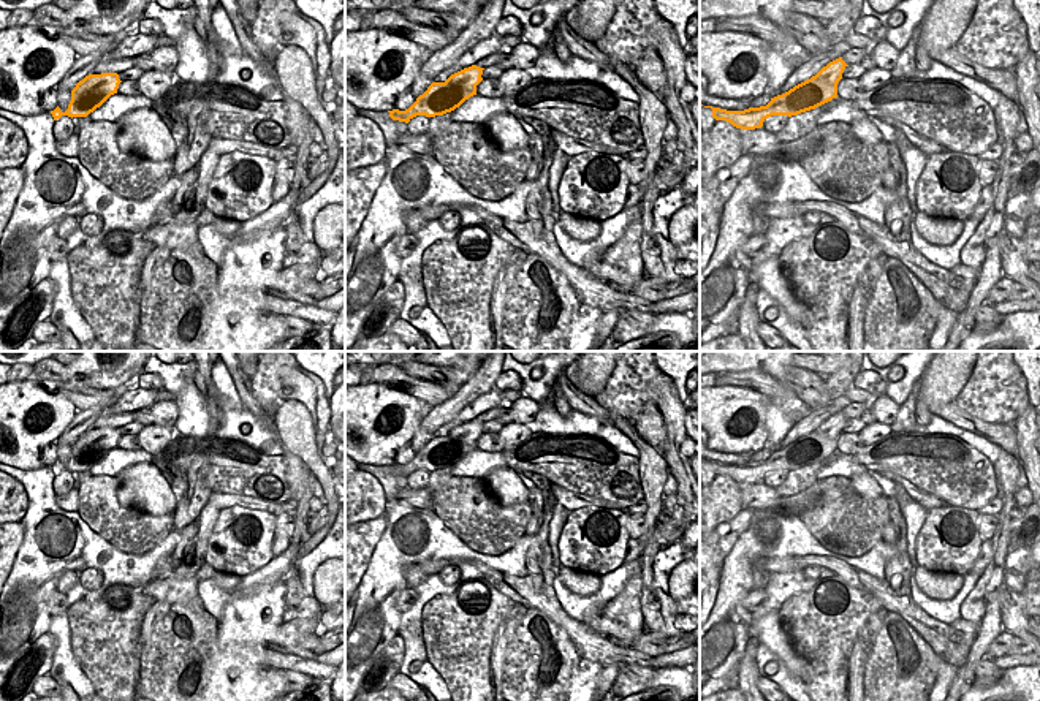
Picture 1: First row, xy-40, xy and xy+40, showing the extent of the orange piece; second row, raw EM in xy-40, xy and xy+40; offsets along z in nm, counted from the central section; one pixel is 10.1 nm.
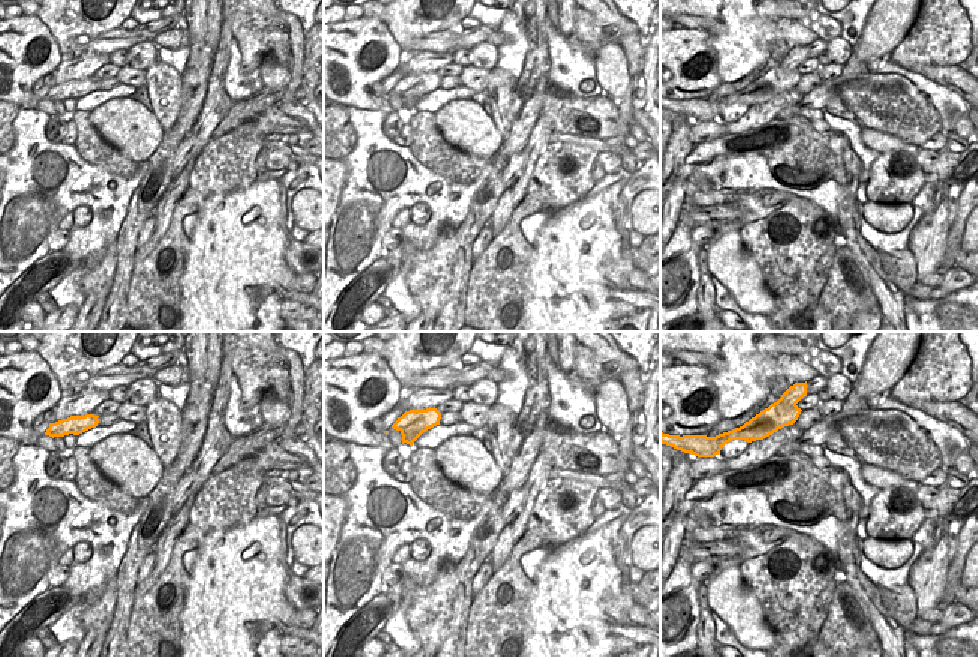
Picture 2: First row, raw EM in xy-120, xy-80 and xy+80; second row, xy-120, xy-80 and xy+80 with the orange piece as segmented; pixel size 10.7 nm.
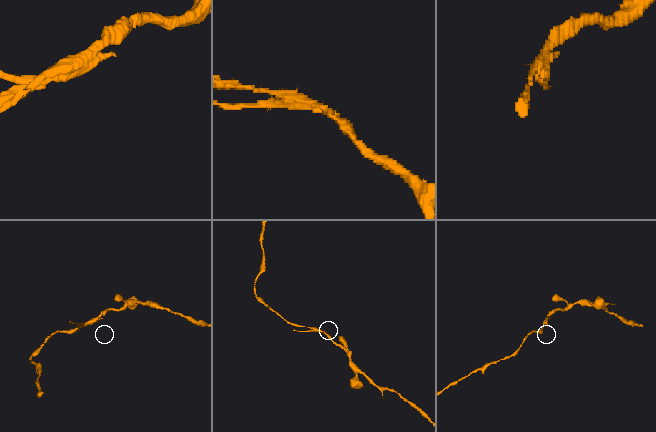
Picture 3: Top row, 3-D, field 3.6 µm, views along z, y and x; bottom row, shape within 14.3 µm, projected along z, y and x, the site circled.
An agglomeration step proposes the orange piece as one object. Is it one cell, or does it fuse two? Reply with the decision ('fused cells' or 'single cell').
fused cells

